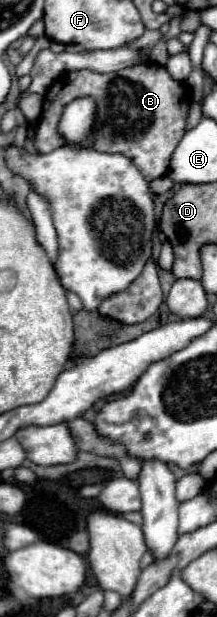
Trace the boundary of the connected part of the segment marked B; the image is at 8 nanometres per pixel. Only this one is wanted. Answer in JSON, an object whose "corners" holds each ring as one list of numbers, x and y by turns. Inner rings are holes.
{"corners":[[152,62,110,74,100,74,94,70,68,72,66,76,60,76,44,96,44,110,36,122,34,138,34,146,40,154,64,146,64,140,58,136,56,126,62,116,64,104,78,96,96,96,98,100,98,122,94,130,94,148,98,152,124,154,134,162,134,166,142,172,148,182,166,176,172,152,186,132,186,116,192,102,190,90,184,84,172,80,164,66]]}

